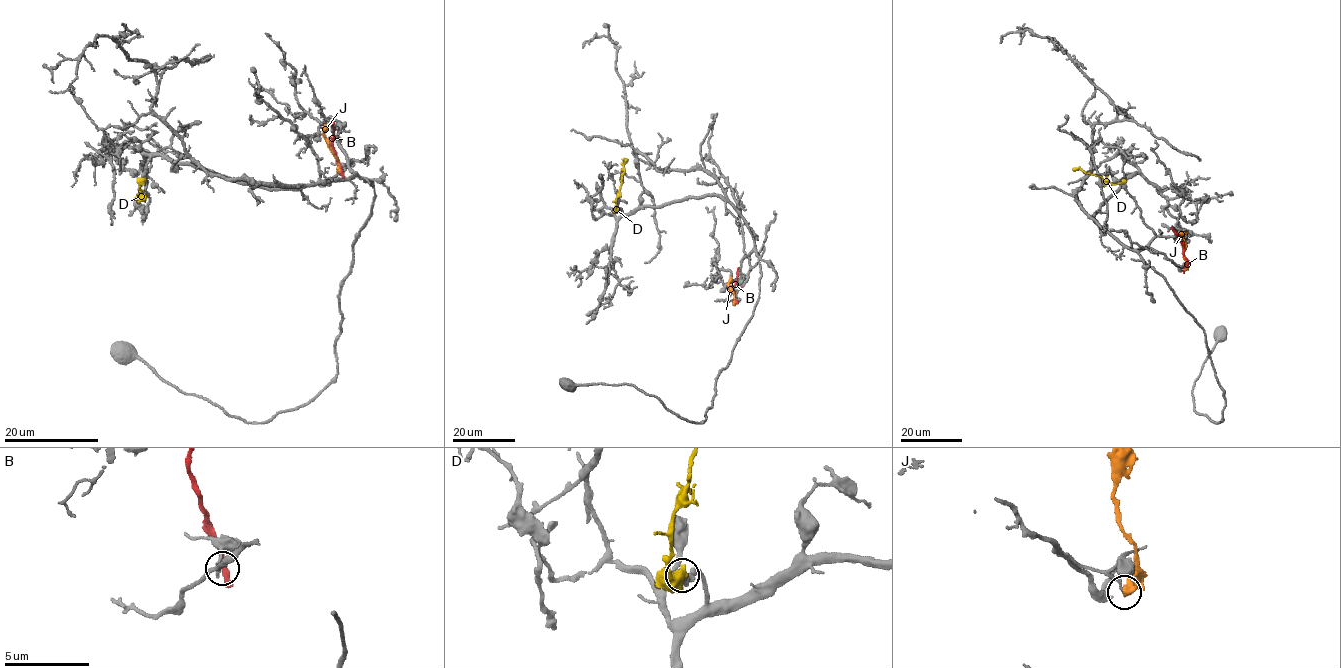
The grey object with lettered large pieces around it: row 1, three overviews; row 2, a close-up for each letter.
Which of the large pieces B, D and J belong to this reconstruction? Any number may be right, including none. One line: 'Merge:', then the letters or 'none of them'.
Merge: D

